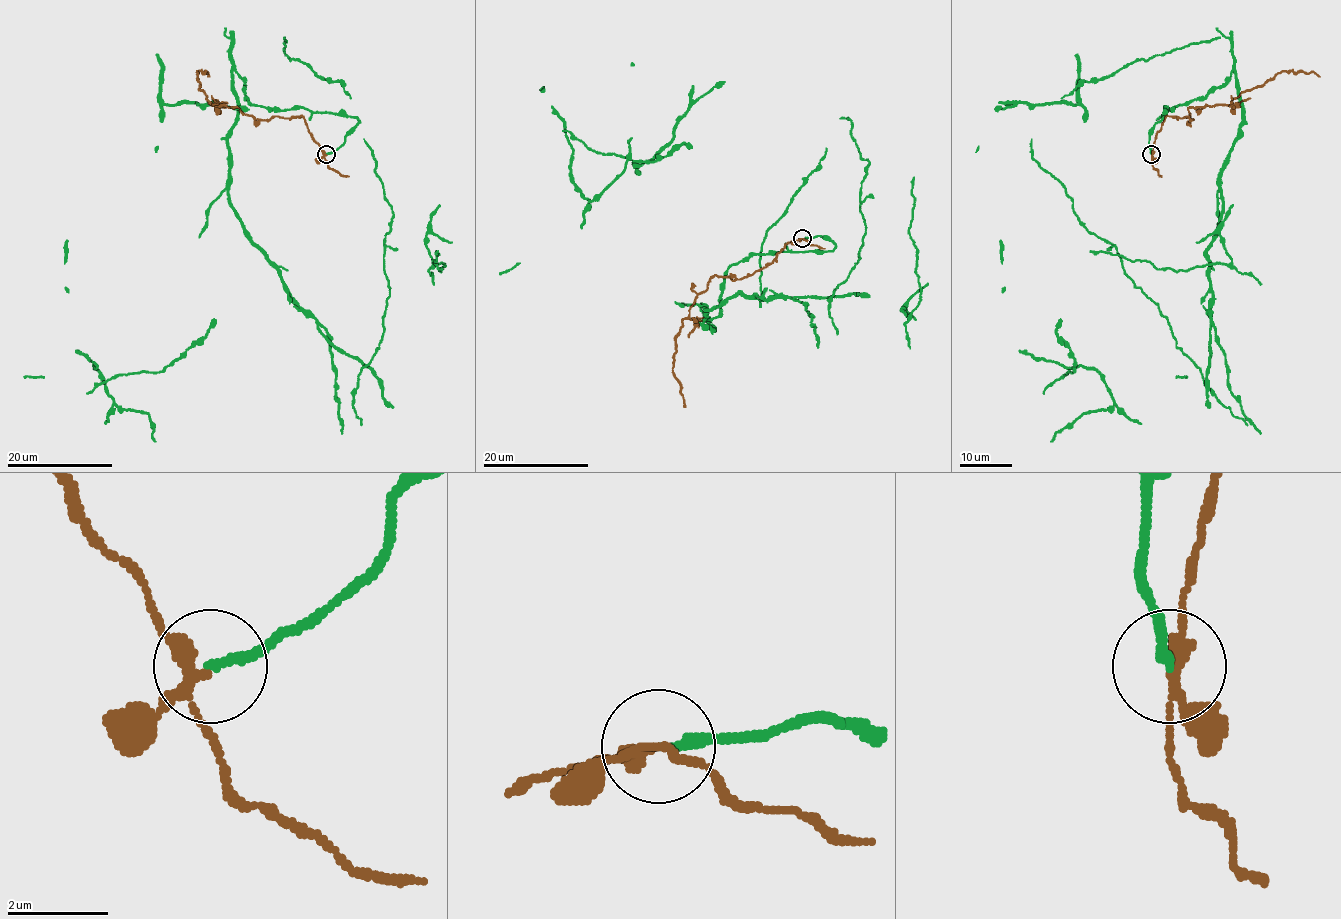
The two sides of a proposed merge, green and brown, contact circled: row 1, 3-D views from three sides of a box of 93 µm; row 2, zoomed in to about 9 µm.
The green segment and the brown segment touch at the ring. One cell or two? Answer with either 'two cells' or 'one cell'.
two cells

